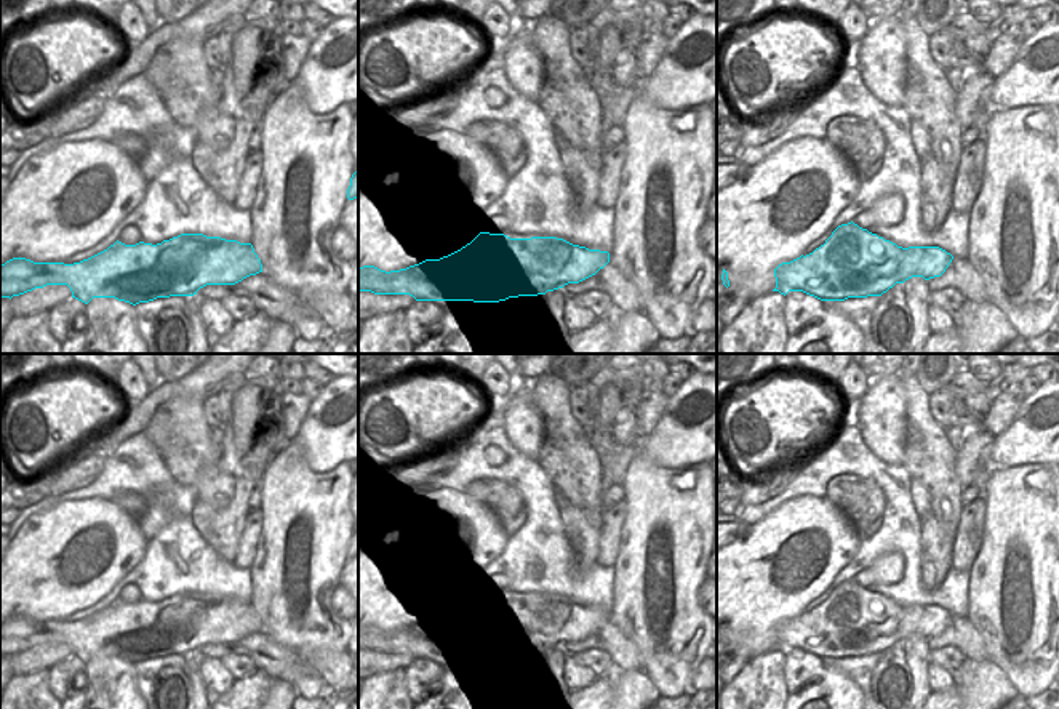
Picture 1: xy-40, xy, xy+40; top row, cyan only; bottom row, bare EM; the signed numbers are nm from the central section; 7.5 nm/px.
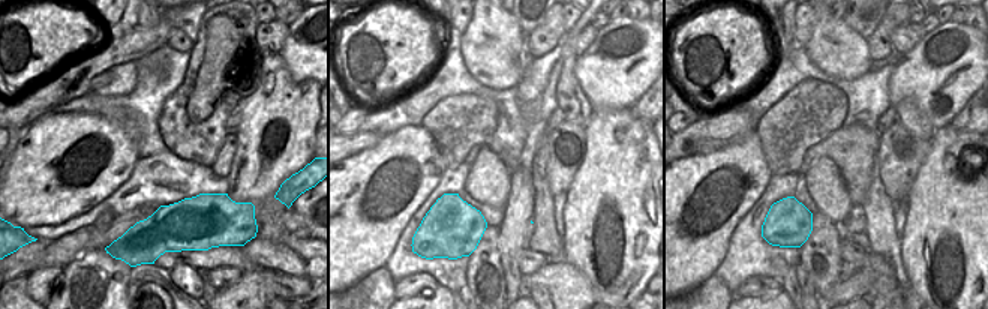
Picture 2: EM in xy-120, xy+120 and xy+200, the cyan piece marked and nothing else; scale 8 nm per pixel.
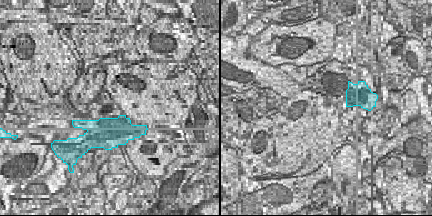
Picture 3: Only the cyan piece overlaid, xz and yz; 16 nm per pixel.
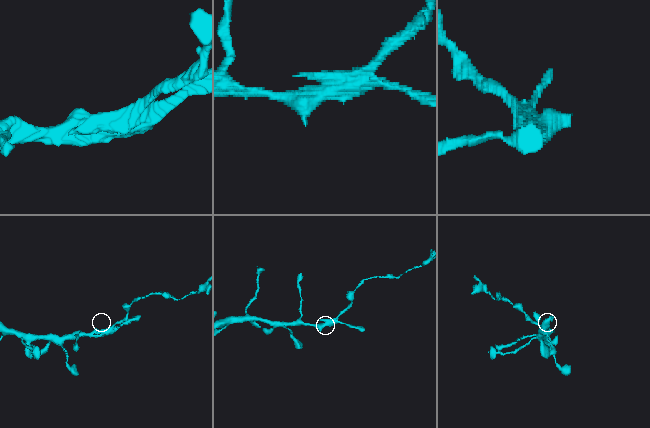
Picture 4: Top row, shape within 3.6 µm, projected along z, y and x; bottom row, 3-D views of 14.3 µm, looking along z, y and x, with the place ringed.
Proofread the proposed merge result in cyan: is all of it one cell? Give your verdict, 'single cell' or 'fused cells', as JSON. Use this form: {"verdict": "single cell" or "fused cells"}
{"verdict": "fused cells"}

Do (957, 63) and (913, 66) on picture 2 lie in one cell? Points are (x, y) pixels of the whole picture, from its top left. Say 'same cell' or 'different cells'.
same cell

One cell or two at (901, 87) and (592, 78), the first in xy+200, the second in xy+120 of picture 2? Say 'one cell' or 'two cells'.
one cell

